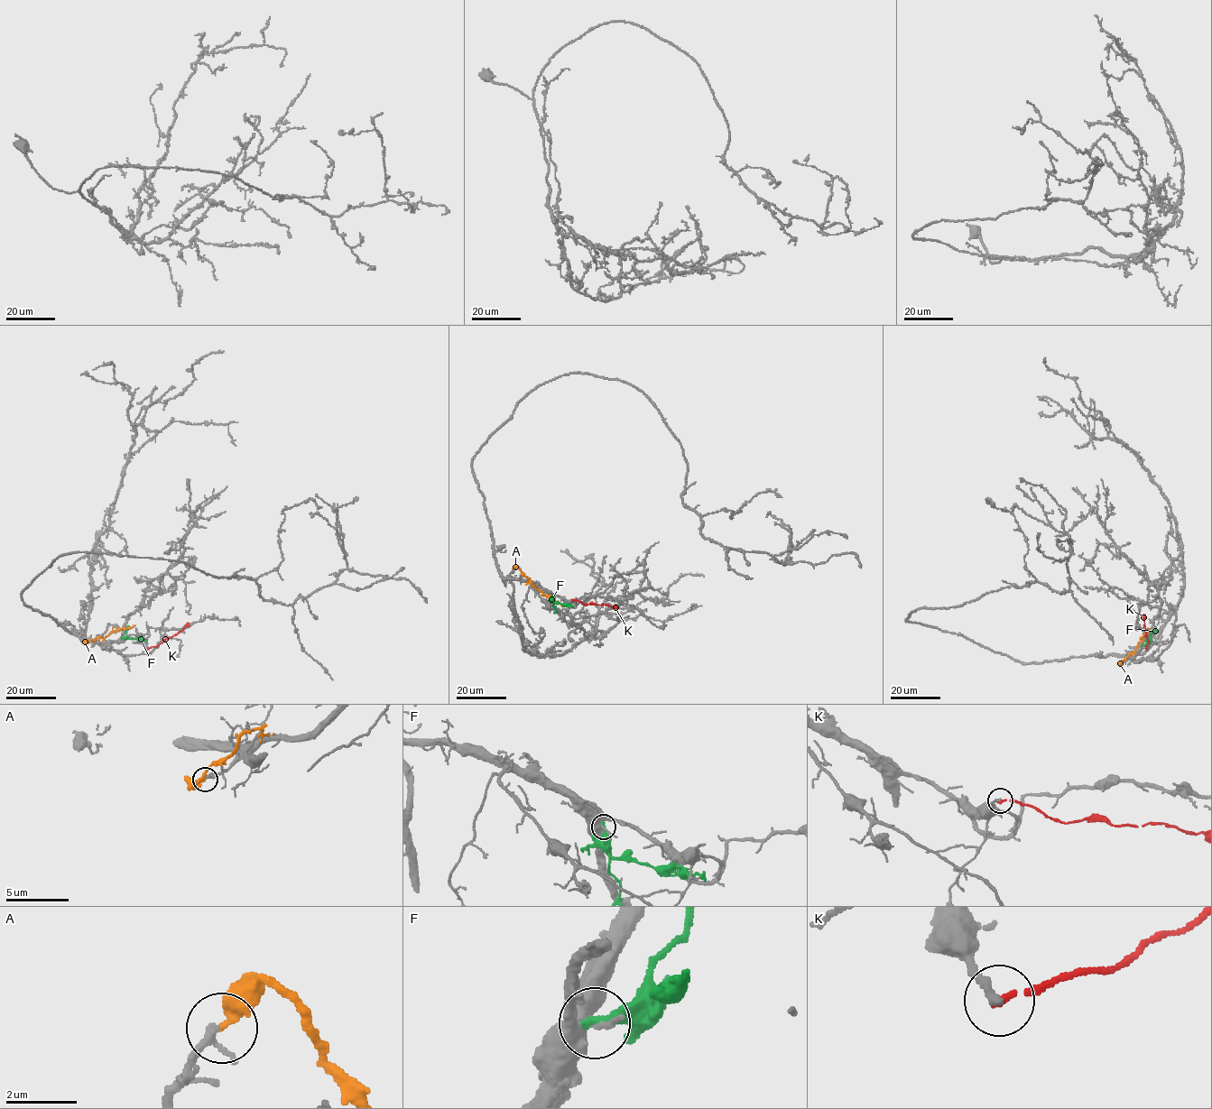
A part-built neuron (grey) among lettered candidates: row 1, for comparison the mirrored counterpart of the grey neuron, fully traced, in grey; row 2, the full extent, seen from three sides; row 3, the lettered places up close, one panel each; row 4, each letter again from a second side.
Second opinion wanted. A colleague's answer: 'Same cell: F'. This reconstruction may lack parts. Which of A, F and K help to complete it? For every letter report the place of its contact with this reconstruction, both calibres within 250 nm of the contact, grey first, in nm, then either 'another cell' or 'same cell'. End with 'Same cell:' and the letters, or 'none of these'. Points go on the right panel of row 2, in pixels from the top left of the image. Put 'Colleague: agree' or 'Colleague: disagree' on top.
Colleague: disagree
A: (1122, 662) | 160/320 nm | another cell
F: (1142, 645) | 240/320 nm | another cell
K: (1146, 649) | 220/130 nm | another cell
Same cell: none of these

